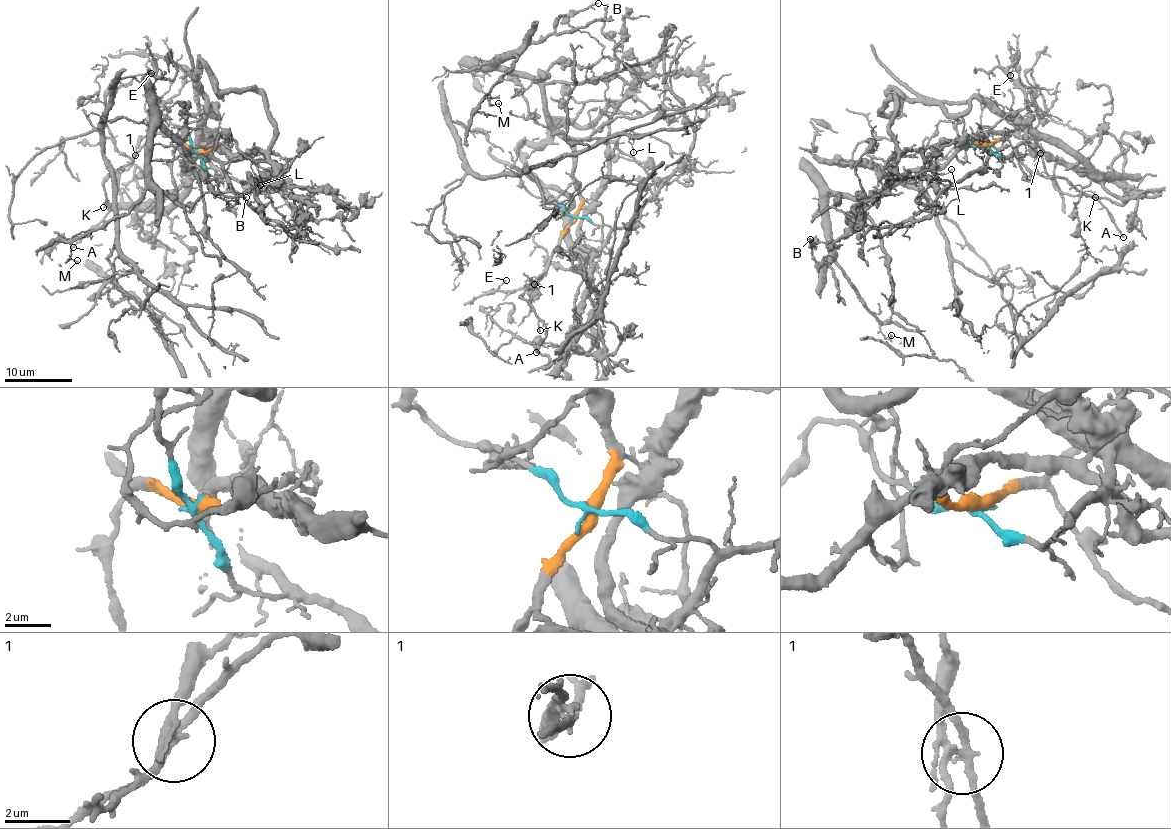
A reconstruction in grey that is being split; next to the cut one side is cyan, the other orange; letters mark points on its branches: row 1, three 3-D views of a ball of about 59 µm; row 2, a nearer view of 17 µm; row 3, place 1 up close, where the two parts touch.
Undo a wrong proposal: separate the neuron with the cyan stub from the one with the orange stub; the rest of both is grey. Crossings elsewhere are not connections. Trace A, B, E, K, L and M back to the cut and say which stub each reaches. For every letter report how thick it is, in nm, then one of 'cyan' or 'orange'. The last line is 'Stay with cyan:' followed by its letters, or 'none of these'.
A: calibre 170 nm; orange
B: calibre 190 nm; orange
E: calibre 130 nm; cyan
K: calibre 150 nm; orange
L: calibre 110 nm; orange
M: calibre 90 nm; orange
Stay with cyan: E

